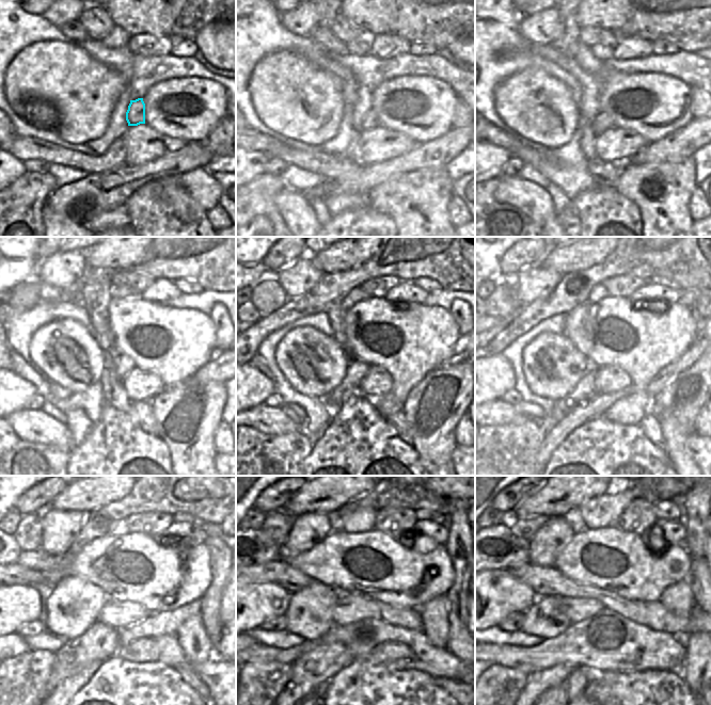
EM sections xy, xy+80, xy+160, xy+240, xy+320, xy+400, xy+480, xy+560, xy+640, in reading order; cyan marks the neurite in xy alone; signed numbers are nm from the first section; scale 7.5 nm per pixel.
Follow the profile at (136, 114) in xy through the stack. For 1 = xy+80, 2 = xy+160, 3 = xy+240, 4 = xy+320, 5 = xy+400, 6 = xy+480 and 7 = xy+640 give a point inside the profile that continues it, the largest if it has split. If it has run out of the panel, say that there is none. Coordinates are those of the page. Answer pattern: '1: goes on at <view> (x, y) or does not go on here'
1: goes on at xy+80 (370, 121)
2: goes on at xy+160 (603, 122)
3: goes on at xy+240 (123, 363)
4: goes on at xy+320 (357, 370)
5: goes on at xy+400 (585, 389)
6: goes on at xy+480 (100, 642)
7: goes on at xy+640 (538, 683)

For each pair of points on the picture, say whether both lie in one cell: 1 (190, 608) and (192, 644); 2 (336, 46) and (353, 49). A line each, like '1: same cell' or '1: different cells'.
1: different cells
2: different cells

